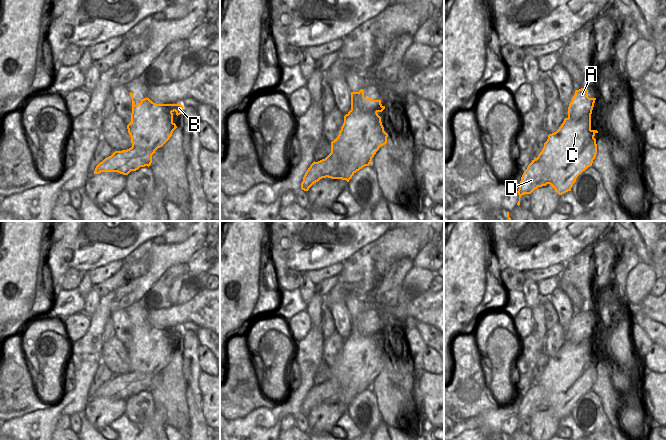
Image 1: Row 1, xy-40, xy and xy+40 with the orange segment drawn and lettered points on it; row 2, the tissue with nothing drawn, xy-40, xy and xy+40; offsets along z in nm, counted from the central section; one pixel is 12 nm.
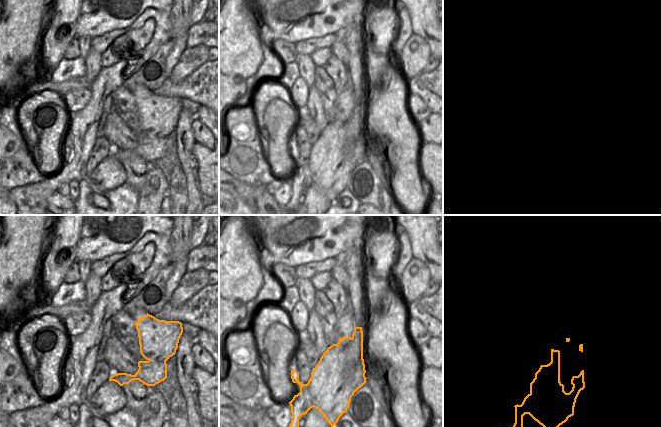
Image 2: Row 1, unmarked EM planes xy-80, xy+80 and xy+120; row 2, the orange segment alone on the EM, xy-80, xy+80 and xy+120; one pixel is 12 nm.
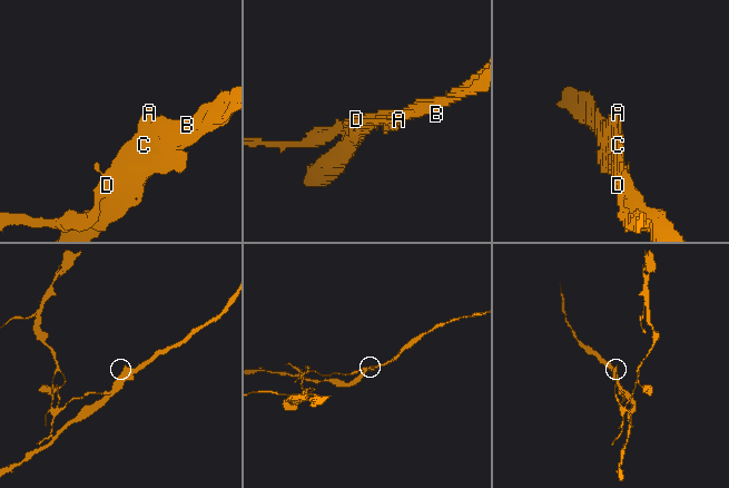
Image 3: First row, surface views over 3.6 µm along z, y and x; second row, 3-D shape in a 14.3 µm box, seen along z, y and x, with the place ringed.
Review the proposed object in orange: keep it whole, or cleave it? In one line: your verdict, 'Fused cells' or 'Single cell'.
Fused cells

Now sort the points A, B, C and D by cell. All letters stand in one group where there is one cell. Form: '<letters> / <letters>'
A B C / D

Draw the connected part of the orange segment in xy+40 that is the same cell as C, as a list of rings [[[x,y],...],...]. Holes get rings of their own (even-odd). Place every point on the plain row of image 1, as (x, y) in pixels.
[[[581,312],[575,318],[568,331],[568,341],[559,353],[548,359],[547,365],[536,382],[548,390],[548,408],[562,419],[571,415],[577,401],[592,390],[597,378],[594,362],[597,354],[591,353],[591,338],[596,322],[588,321],[588,314]],[[579,372],[576,381],[567,386],[565,376]]]

